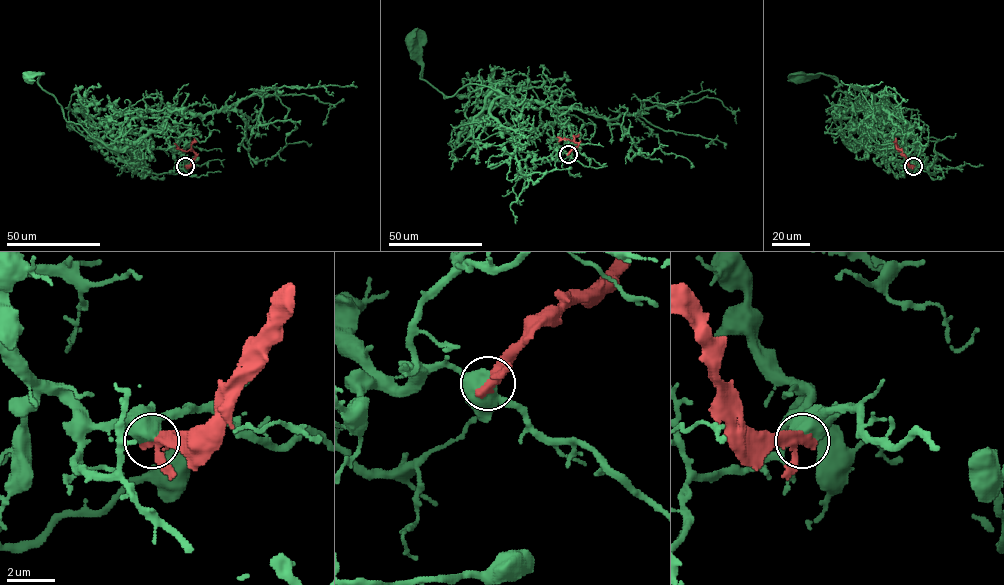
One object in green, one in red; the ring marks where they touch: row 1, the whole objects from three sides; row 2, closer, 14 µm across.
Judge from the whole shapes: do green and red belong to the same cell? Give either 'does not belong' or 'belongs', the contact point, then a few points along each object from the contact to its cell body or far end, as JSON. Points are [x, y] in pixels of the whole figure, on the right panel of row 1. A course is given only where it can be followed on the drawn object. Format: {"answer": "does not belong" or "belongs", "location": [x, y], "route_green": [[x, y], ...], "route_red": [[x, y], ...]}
{"answer": "does not belong", "location": [913, 166], "route_green": [[913, 166], [901, 134], [866, 127], [855, 149], [846, 145], [850, 98], [829, 76], [800, 77]], "route_red": [[913, 166], [908, 164], [896, 143]]}

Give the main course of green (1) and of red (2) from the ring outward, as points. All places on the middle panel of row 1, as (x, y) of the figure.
1: (568, 154), (557, 150), (562, 123), (539, 103), (475, 84), (446, 96), (421, 79), (421, 48), (411, 41)
2: (568, 154), (578, 144), (557, 137)

